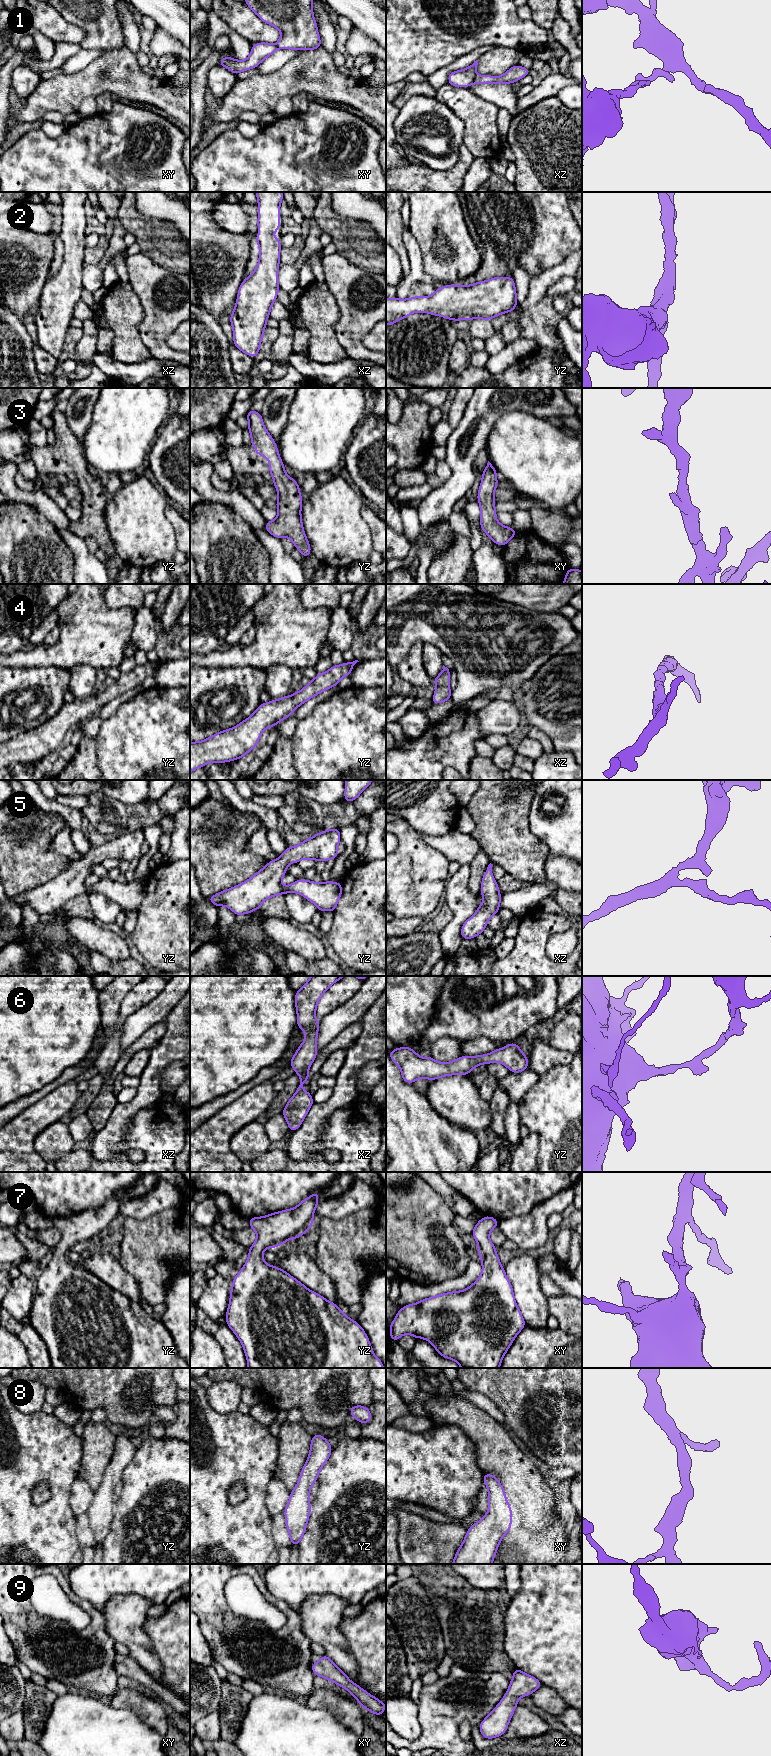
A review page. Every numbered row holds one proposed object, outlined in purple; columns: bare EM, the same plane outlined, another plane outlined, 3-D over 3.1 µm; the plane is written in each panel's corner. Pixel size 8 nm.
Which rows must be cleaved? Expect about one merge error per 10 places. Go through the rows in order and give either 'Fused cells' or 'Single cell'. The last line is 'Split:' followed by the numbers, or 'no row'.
1: Fused cells
2: Single cell
3: Single cell
4: Single cell
5: Single cell
6: Single cell
7: Single cell
8: Single cell
9: Single cell
Split: 1

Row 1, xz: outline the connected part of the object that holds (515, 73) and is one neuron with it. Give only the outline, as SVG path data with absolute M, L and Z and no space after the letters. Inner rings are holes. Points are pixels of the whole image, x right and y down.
M515 65L511 67L507 72L505 72L501 76L491 76L491 75L480 75L475 77L472 84L484 84L484 83L491 83L491 84L498 84L498 83L505 83L511 84L513 82L519 81L524 76L530 74L530 68L524 68L520 65Z

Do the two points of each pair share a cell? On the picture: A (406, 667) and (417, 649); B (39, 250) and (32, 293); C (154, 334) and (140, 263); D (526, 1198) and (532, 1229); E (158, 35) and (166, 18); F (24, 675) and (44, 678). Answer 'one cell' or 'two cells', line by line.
A: one cell
B: one cell
C: one cell
D: two cells
E: two cells
F: one cell

